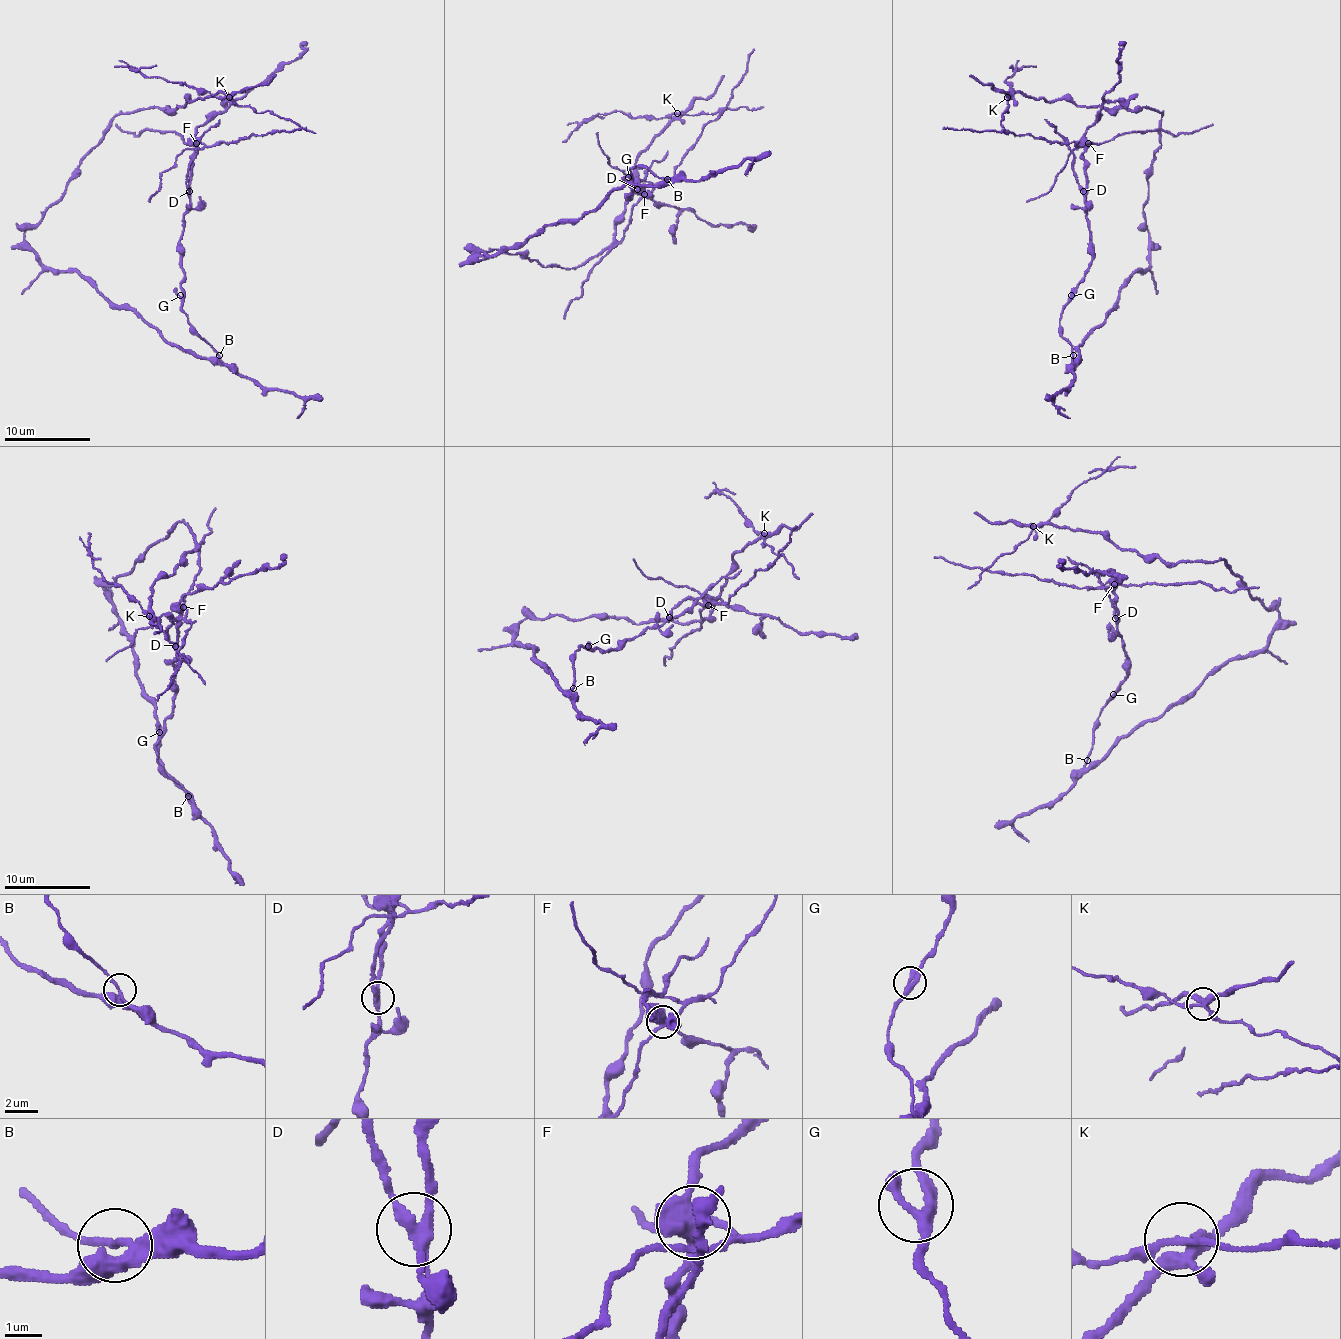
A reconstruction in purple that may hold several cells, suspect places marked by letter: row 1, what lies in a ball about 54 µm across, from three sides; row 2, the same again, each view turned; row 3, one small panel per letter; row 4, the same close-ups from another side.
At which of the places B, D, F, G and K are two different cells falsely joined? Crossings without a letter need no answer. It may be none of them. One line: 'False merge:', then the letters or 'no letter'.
False merge: D, F, K

